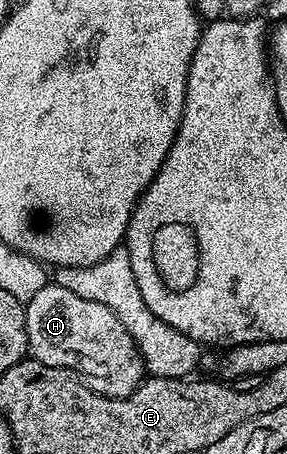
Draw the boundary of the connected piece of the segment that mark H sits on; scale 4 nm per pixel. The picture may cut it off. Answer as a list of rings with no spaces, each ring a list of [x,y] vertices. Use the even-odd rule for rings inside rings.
[[[48,282],[25,304],[25,311],[30,355],[45,366],[78,369],[103,396],[128,396],[143,383],[144,356],[117,314],[101,302],[78,297],[72,290]]]

